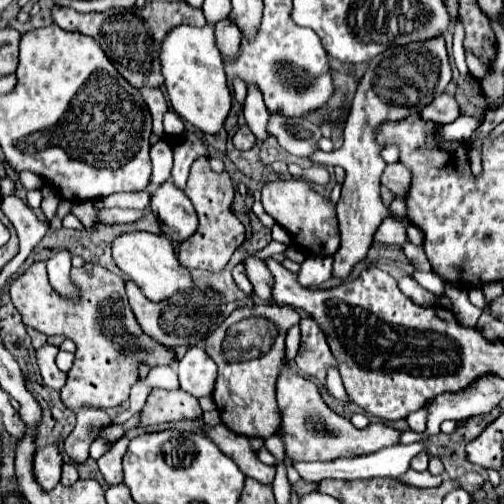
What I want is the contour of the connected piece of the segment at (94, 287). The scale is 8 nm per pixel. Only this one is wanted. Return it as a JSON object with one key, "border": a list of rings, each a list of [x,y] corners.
{"border":[[[89,261],[83,267],[75,267],[71,275],[81,287],[81,303],[69,303],[69,299],[61,299],[51,289],[45,266],[45,262],[37,262],[13,281],[11,301],[19,309],[25,327],[33,327],[45,335],[65,335],[75,341],[75,361],[61,389],[61,399],[69,409],[77,411],[85,403],[87,407],[101,409],[117,407],[129,399],[129,389],[139,379],[137,363],[145,361],[155,367],[173,361],[171,349],[161,347],[137,327],[135,315],[125,299],[125,283],[119,275]]]}

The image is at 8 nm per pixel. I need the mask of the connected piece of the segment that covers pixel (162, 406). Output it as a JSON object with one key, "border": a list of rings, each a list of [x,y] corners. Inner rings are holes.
{"border":[[[151,389],[147,403],[143,407],[141,425],[157,425],[163,421],[179,421],[179,419],[193,419],[201,415],[201,407],[197,399],[183,389],[179,391],[165,391],[165,389]]]}

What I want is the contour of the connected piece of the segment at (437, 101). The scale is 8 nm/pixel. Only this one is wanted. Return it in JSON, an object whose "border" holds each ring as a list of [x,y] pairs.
{"border":[[[443,93],[443,95],[437,95],[427,107],[423,107],[419,117],[423,121],[433,121],[435,125],[445,125],[459,117],[459,105],[451,95]]]}

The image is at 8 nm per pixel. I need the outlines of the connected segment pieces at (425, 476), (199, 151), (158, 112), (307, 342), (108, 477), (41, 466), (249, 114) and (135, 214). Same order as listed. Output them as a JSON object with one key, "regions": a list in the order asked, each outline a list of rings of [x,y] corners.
{"regions":[[[[409,469],[399,481],[409,483],[409,485],[417,485],[417,487],[437,487],[437,485],[441,483],[441,477],[433,477],[433,475],[429,475],[429,471],[419,473],[419,471]]],[[[185,133],[183,137],[185,137],[183,141],[177,141],[174,145],[173,173],[171,173],[171,181],[179,189],[185,189],[189,167],[191,167],[193,159],[200,156],[209,156],[205,145],[193,133]]],[[[141,87],[139,89],[149,111],[151,111],[151,117],[153,117],[153,135],[157,139],[165,139],[165,131],[163,131],[163,113],[167,111],[167,101],[161,93],[161,89],[151,89],[151,87]]],[[[301,319],[301,347],[295,357],[297,367],[305,377],[315,377],[317,381],[325,383],[325,369],[329,365],[337,365],[333,359],[329,345],[325,341],[323,331],[313,323],[313,319]]],[[[121,437],[115,445],[111,445],[111,451],[107,451],[99,461],[99,471],[105,479],[105,485],[111,487],[111,485],[117,485],[123,481],[123,473],[121,473],[121,459],[125,455],[125,449],[129,445],[129,439],[127,437]]],[[[49,445],[45,449],[39,449],[33,459],[33,477],[39,483],[43,491],[51,491],[59,483],[61,475],[61,455],[59,449]]],[[[249,87],[247,99],[245,99],[245,107],[243,107],[243,115],[245,121],[249,125],[249,129],[253,131],[253,135],[261,141],[265,141],[269,137],[267,133],[267,123],[269,123],[269,111],[263,105],[261,93],[257,91],[257,87]]],[[[99,209],[97,219],[103,223],[131,223],[143,217],[145,211],[133,211],[133,209]]]]}

